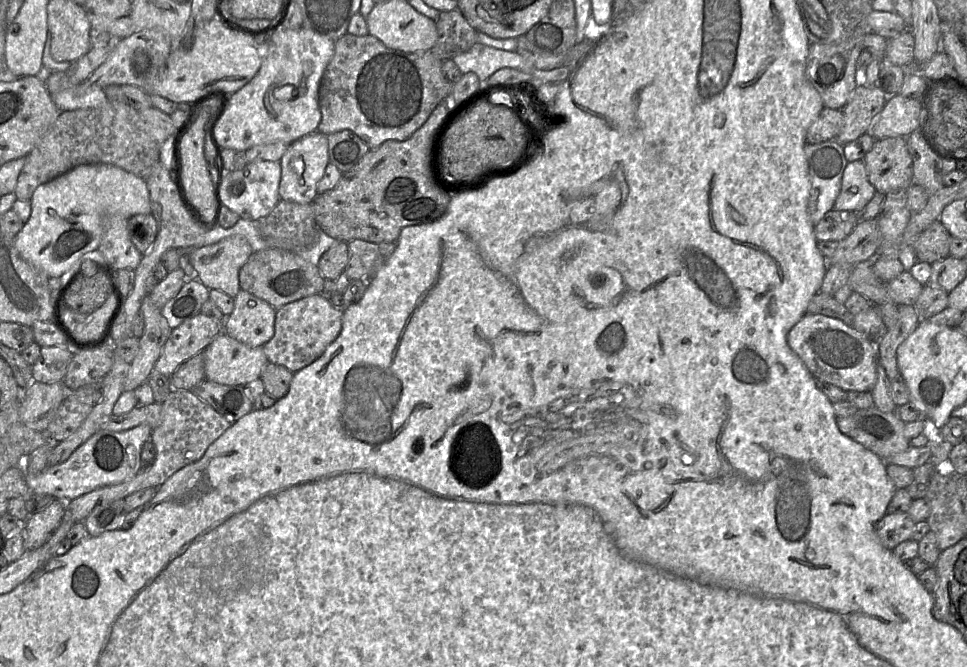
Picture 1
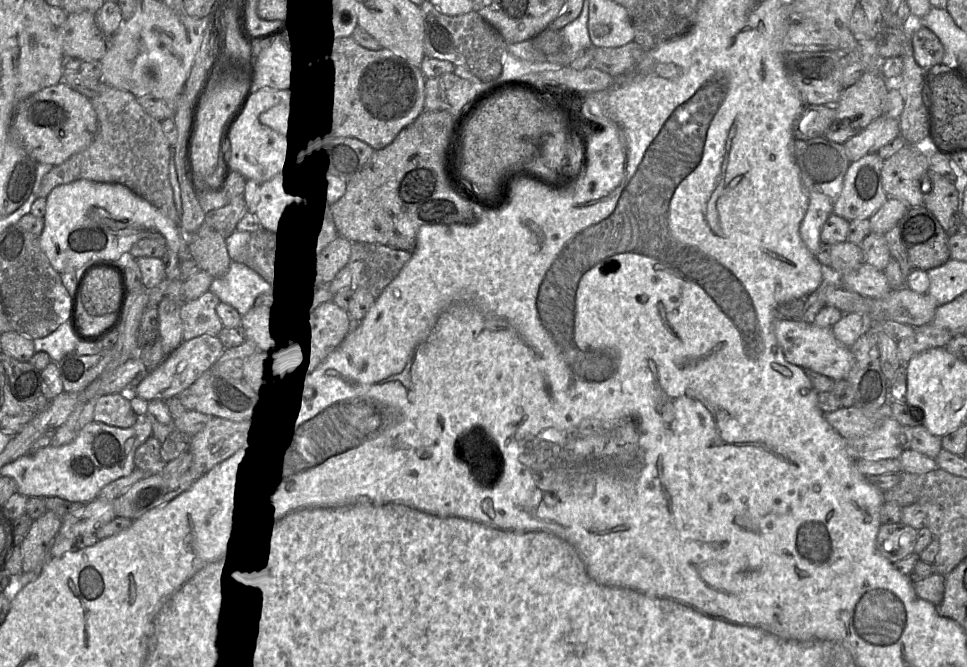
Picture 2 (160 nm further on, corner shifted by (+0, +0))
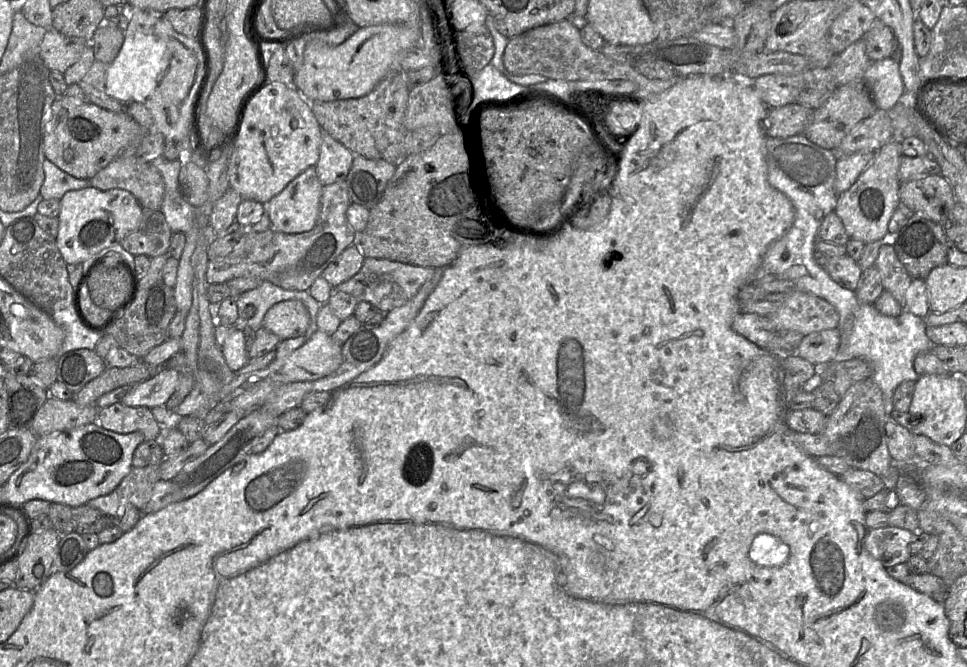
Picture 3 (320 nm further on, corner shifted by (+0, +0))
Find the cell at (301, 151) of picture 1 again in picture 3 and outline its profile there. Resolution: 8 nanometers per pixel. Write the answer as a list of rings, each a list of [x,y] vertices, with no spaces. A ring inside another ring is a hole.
[[[322,131],[319,160],[315,165],[323,186],[345,180],[355,155],[340,142]]]

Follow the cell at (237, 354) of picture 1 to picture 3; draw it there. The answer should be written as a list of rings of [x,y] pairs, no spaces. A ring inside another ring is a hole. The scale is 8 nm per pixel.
[[[318,329],[287,357],[272,377],[284,384],[317,380],[332,374],[341,363],[342,346]]]

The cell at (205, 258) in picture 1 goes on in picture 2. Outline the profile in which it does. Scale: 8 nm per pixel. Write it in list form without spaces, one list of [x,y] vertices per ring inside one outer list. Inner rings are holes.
[[[80,179],[55,187],[46,201],[44,228],[38,239],[50,264],[60,274],[96,259],[118,261],[124,253],[130,253],[136,241],[150,235],[163,236],[167,249],[178,253],[180,262],[191,258],[182,229],[123,184]]]

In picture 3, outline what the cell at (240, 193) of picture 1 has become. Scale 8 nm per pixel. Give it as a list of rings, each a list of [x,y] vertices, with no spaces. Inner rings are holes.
[[[315,166],[292,180],[278,195],[264,204],[265,213],[275,231],[298,234],[314,228],[319,212],[323,185]]]

